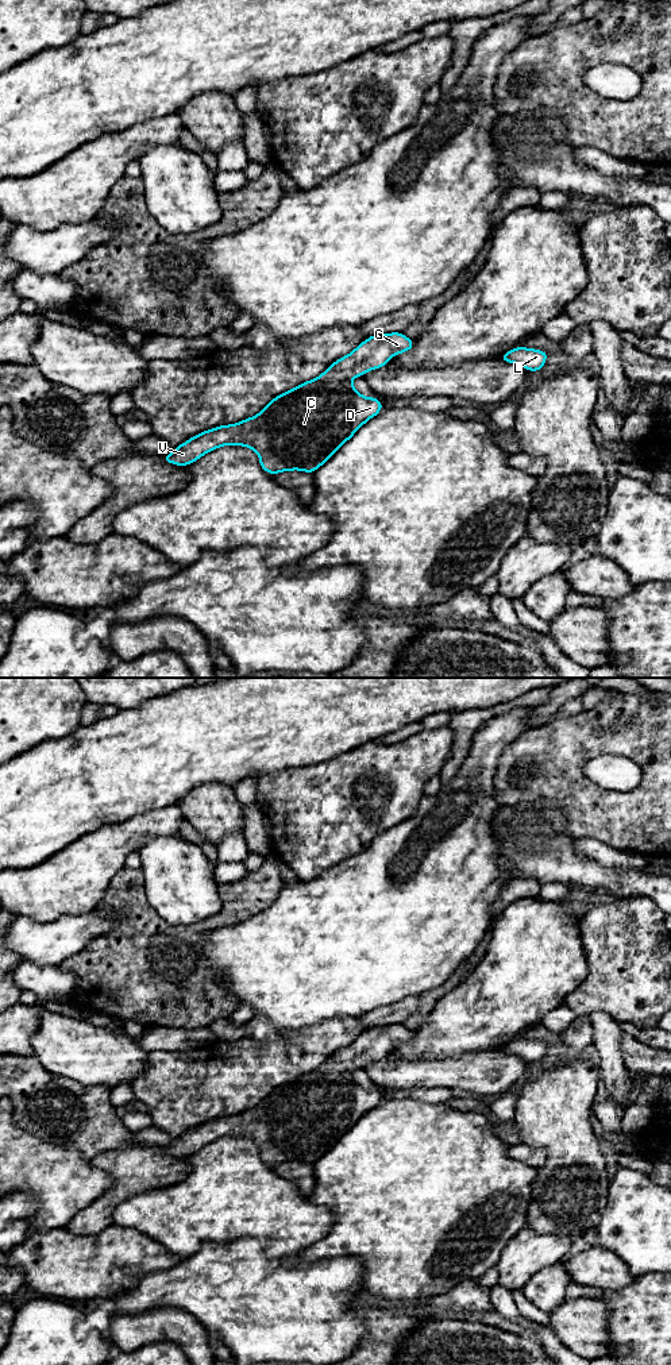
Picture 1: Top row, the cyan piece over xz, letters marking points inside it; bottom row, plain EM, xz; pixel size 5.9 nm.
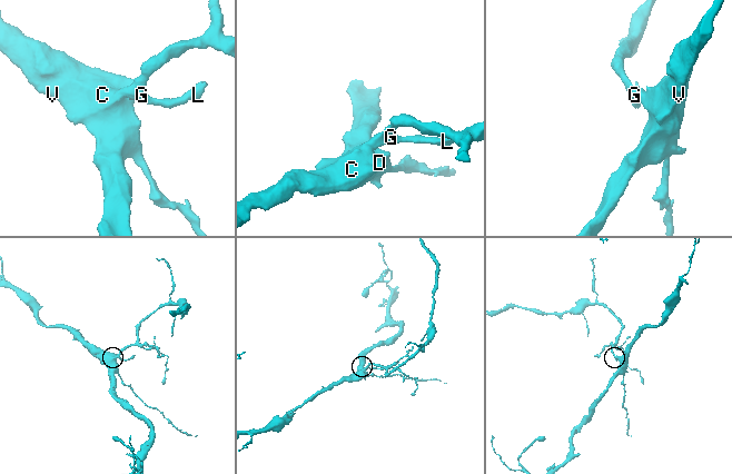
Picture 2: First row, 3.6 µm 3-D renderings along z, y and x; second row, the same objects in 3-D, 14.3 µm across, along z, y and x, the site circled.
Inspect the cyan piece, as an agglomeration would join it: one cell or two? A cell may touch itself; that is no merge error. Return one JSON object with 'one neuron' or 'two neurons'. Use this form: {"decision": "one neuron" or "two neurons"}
{"decision": "one neuron"}

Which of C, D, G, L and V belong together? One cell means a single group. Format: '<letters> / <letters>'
C D G L V

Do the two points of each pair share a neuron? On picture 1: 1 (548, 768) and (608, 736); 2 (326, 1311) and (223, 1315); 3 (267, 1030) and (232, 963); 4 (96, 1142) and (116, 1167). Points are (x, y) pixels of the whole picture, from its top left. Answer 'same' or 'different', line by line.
1: same
2: same
3: different
4: different

